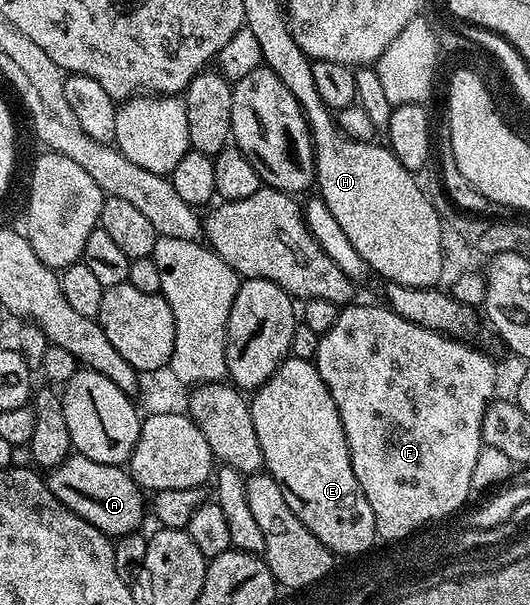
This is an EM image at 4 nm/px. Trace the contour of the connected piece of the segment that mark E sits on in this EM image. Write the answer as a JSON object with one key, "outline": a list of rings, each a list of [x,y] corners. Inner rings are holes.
{"outline":[[[286,357],[275,374],[250,395],[249,405],[257,441],[261,443],[266,473],[277,480],[285,496],[285,504],[293,508],[293,516],[297,516],[297,520],[301,520],[301,524],[305,524],[305,528],[309,528],[309,532],[313,532],[313,536],[317,536],[317,540],[321,540],[332,555],[363,554],[371,545],[375,546],[373,508],[369,508],[369,500],[365,500],[365,492],[361,492],[357,476],[353,476],[349,444],[337,404],[325,380],[321,380],[321,372],[314,361]]]}

